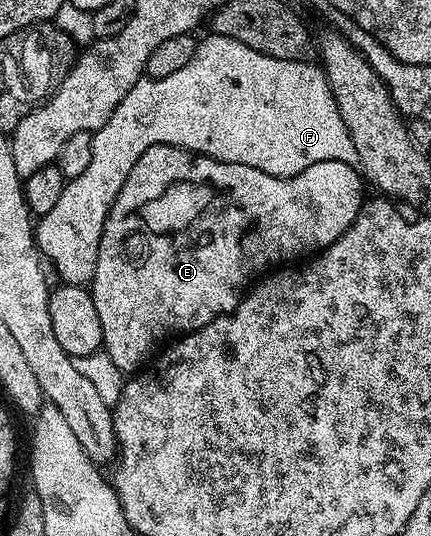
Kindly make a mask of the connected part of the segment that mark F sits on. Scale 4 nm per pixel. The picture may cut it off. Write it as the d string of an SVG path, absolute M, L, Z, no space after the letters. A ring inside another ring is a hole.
M210 33L208 37L205 39L202 37L198 41L195 48L195 56L191 56L191 60L184 68L179 68L179 72L171 72L171 76L163 76L162 78L145 76L142 77L141 81L135 83L131 88L131 92L127 92L127 96L123 96L123 100L119 100L119 104L115 108L115 112L111 112L107 124L103 124L99 129L93 131L91 164L88 166L87 172L83 172L83 176L75 176L68 179L59 202L55 204L55 208L51 208L51 212L40 215L39 221L35 226L37 248L47 259L48 265L50 267L53 265L57 269L57 274L61 277L58 279L62 283L70 286L85 286L92 283L99 240L101 239L101 233L105 227L111 204L115 204L115 196L119 196L119 188L123 188L131 168L139 160L139 156L143 156L143 152L147 152L147 148L152 146L178 146L180 150L205 154L207 157L214 158L220 162L247 164L251 168L259 168L259 172L274 174L276 178L290 178L307 168L311 168L311 164L319 164L323 160L356 163L355 144L351 144L351 136L347 132L347 124L343 124L343 116L339 116L339 108L335 104L335 96L331 92L329 82L325 79L325 71L321 69L320 65L314 64L312 61L292 62L291 60L272 58L263 52L255 52L255 48L247 48L247 44L239 44L239 40L231 40L227 36Z

